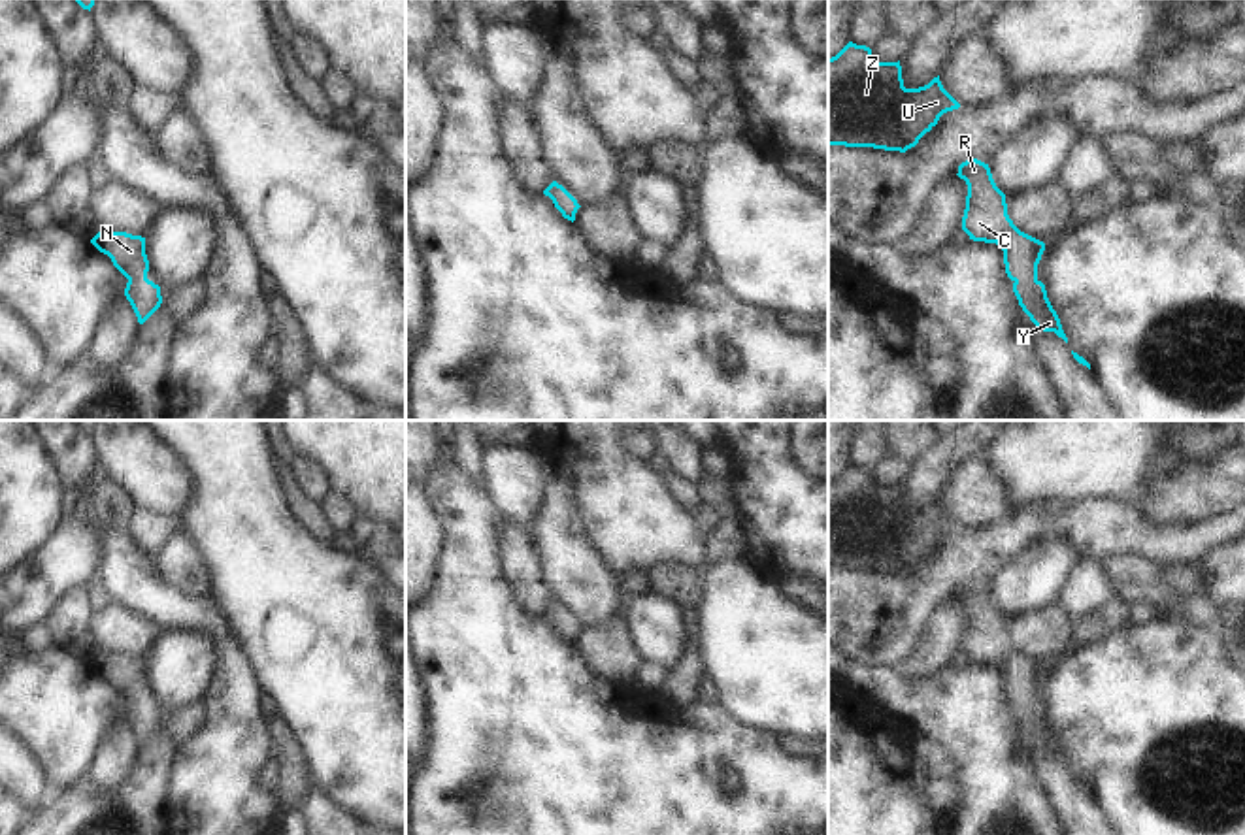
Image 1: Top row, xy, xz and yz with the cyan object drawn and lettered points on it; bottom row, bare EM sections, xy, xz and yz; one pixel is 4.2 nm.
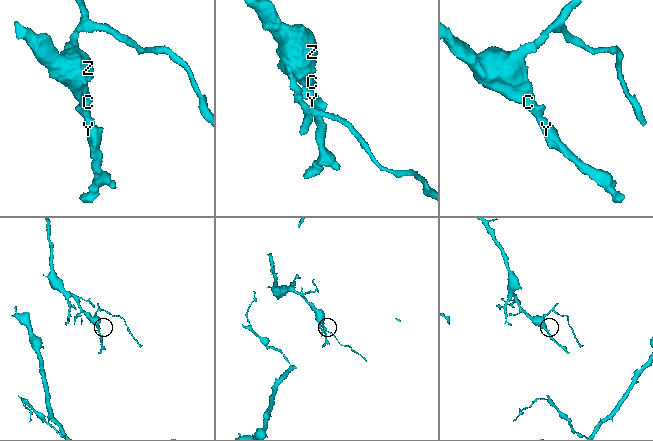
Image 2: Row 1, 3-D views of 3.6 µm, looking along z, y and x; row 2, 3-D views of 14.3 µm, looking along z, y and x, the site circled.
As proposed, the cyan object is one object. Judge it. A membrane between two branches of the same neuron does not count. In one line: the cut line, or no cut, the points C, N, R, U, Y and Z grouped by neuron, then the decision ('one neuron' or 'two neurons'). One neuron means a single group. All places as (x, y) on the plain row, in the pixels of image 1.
cut none; groups C N R U Y Z; one neuron

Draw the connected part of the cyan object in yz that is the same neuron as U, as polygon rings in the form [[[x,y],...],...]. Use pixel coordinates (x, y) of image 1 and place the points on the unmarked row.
[[[849,464],[828,481],[828,567],[900,573],[915,569],[939,539],[960,526],[943,511],[939,498],[919,511],[905,511],[898,484],[875,484],[872,471]]]

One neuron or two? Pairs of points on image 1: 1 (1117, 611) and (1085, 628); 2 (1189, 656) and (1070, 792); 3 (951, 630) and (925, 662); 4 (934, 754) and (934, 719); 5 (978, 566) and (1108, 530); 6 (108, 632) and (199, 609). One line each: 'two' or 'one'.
1: one
2: two
3: one
4: two
5: one
6: two

